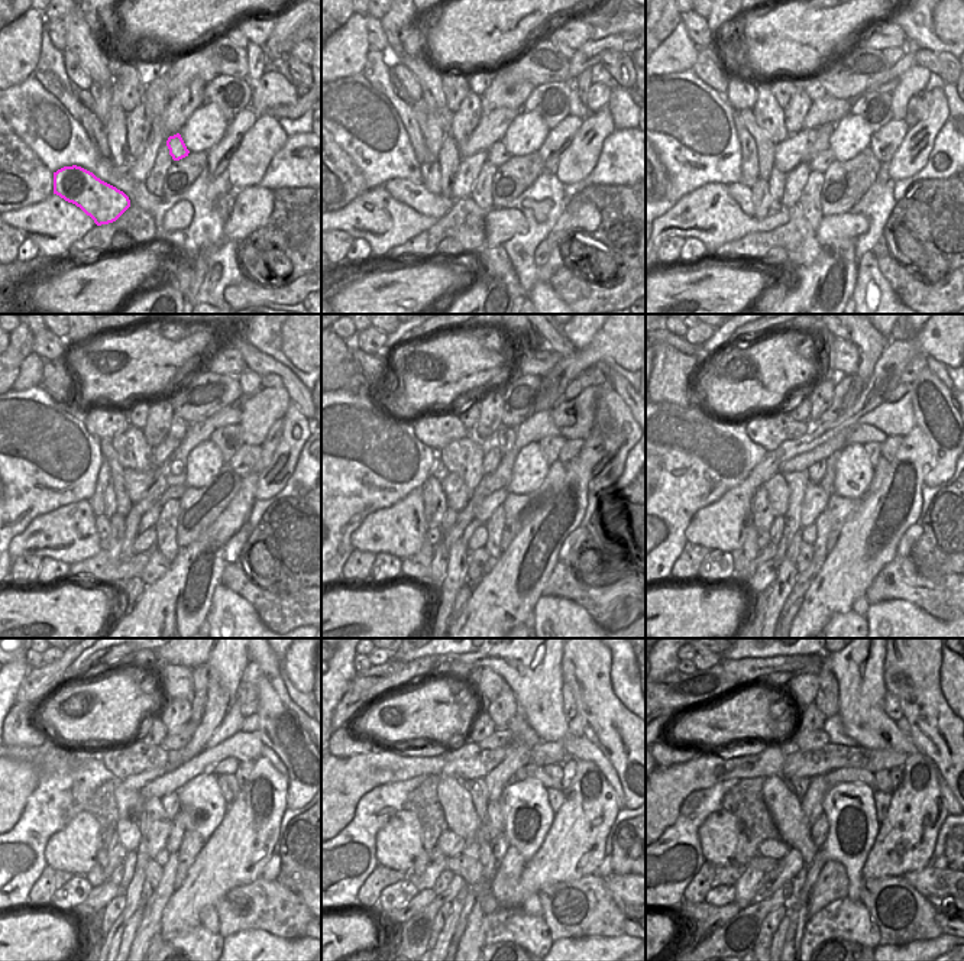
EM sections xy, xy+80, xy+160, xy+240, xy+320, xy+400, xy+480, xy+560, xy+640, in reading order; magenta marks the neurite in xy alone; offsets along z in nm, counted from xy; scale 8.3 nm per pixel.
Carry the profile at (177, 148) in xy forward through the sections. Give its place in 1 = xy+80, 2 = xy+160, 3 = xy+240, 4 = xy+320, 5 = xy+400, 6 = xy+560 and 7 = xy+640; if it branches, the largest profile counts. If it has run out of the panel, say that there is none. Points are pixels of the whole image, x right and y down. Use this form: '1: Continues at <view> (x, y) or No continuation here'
1: Continues at xy+80 (498, 155)
2: Continues at xy+160 (825, 158)
3: Continues at xy+240 (175, 492)
4: Continues at xy+320 (495, 500)
5: Continues at xy+400 (815, 500)
6: Continues at xy+560 (479, 802)
7: Continues at xy+640 (792, 863)

